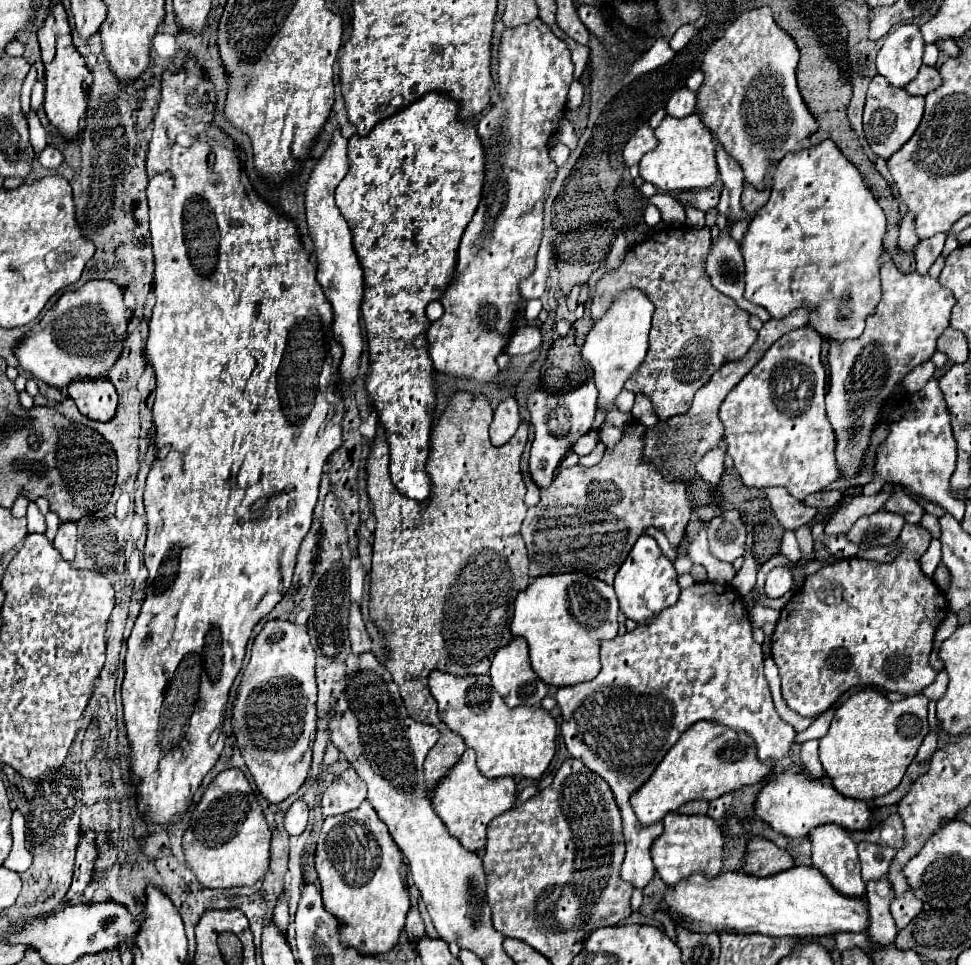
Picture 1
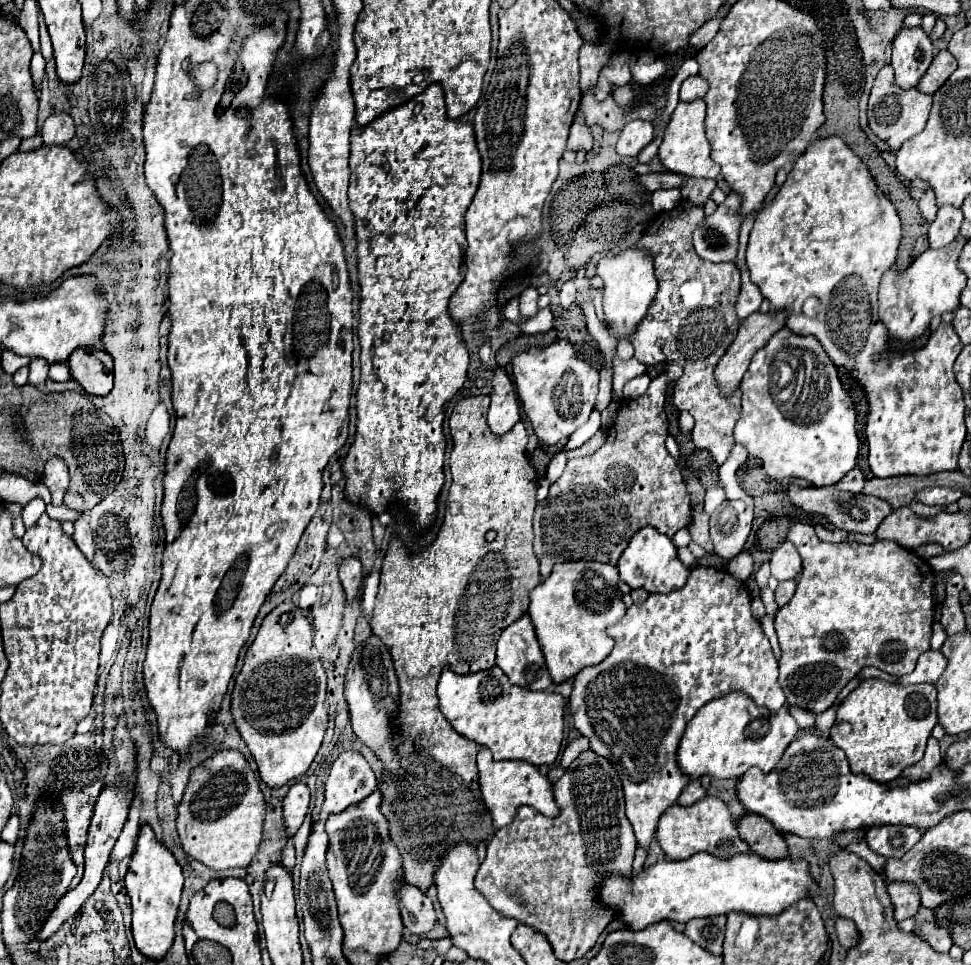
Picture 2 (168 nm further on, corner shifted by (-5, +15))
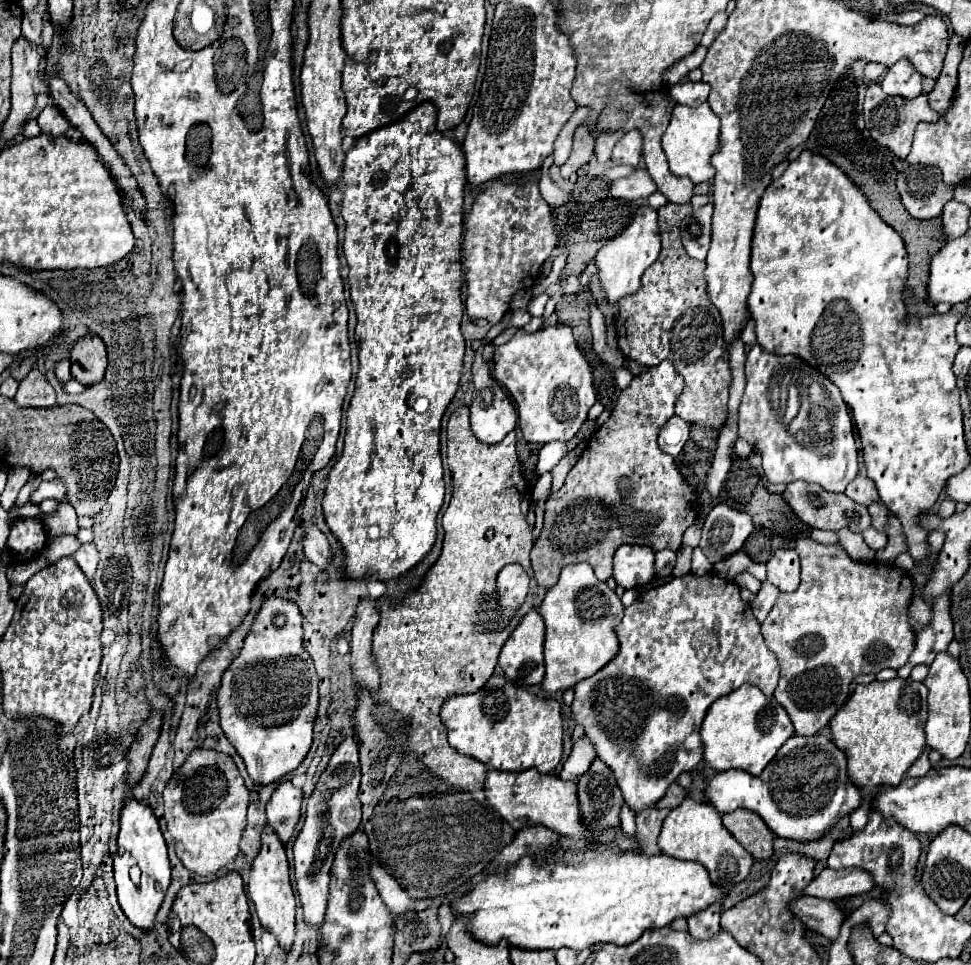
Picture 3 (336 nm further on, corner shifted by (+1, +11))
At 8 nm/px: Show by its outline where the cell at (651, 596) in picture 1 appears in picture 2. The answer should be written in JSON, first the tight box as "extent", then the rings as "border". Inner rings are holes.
{"extent":[617,526,689,594],"border":[[[651,526],[641,528],[631,538],[631,542],[627,544],[625,552],[619,558],[617,568],[619,568],[621,580],[627,582],[633,590],[643,588],[643,590],[647,590],[651,594],[653,592],[657,592],[657,594],[669,594],[669,592],[673,592],[677,588],[683,588],[687,584],[687,578],[689,578],[689,568],[685,568],[681,564],[681,560],[677,558],[677,548],[669,540],[669,536],[661,536]]]}

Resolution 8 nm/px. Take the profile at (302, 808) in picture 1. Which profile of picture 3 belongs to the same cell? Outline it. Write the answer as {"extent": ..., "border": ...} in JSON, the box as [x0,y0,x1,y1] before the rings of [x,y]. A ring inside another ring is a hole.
{"extent":[267,780,301,842],"border":[[[289,780],[281,782],[271,794],[271,800],[267,804],[267,822],[283,842],[293,836],[293,830],[299,822],[301,798],[301,788],[295,788]]]}

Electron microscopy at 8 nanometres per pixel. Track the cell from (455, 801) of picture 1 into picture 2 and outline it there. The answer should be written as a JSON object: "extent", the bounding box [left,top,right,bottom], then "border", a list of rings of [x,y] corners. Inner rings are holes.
{"extent":[477,748,559,830],"border":[[[479,748],[477,754],[477,768],[479,768],[479,788],[483,802],[487,804],[487,810],[491,812],[491,820],[495,820],[495,830],[507,826],[513,816],[517,806],[527,804],[539,810],[545,816],[557,816],[559,808],[553,800],[551,792],[551,782],[545,778],[545,774],[539,772],[537,766],[529,762],[495,762],[491,758],[491,752],[487,748]]]}

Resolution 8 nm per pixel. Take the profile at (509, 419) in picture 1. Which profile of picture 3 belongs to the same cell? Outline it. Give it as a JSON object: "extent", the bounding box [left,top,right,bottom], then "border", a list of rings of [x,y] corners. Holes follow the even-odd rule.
{"extent":[469,350,517,444],"border":[[[477,350],[475,362],[473,362],[473,402],[469,406],[471,410],[471,430],[477,436],[477,440],[485,442],[485,444],[497,444],[505,438],[505,434],[509,434],[515,426],[517,426],[517,412],[509,400],[509,396],[505,394],[505,390],[497,384],[497,380],[493,380],[489,366],[483,362],[481,352]]]}

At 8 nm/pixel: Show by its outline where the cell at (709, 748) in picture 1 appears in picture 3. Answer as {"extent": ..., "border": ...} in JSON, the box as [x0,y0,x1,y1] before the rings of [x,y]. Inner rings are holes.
{"extent":[701,684,795,776],"border":[[[743,684],[731,694],[719,698],[707,712],[701,726],[701,740],[705,746],[705,762],[713,770],[741,768],[753,776],[759,776],[763,768],[773,760],[777,750],[795,734],[793,724],[777,704],[773,696],[763,696],[763,692],[753,684]]]}

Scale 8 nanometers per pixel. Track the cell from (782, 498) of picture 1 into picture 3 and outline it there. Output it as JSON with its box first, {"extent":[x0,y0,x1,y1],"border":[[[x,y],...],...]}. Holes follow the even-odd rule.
{"extent":[783,480,871,532],"border":[[[795,480],[793,484],[787,486],[787,490],[783,492],[783,498],[793,508],[793,512],[805,524],[809,524],[811,528],[819,528],[819,530],[849,528],[853,532],[863,532],[867,526],[871,526],[871,516],[869,516],[869,512],[867,512],[865,506],[853,502],[845,494],[825,492],[819,484],[809,484],[809,482],[803,482],[803,480]]]}

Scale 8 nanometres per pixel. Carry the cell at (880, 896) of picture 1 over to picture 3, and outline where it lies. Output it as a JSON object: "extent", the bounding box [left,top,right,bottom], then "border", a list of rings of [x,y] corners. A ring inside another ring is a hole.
{"extent":[831,680,927,831],"border":[[[887,680],[857,684],[847,704],[831,720],[833,742],[847,756],[847,773],[860,788],[865,800],[850,815],[850,827],[861,831],[868,822],[872,798],[881,786],[897,786],[907,768],[919,758],[925,748],[923,724],[927,720],[927,688],[913,680]]]}

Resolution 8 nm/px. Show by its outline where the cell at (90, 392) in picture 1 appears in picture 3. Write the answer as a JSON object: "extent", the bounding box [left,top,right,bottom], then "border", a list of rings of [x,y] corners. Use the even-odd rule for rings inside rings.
{"extent":[71,336,107,384],"border":[[[83,336],[71,348],[71,372],[81,384],[97,384],[107,368],[107,350],[99,336]]]}

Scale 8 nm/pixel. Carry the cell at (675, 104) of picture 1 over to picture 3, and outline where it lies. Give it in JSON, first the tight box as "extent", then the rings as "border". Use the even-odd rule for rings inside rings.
{"extent":[669,82,709,106],"border":[[[679,82],[675,86],[671,86],[669,94],[677,104],[685,104],[685,106],[699,106],[707,100],[709,96],[709,84],[707,82]]]}

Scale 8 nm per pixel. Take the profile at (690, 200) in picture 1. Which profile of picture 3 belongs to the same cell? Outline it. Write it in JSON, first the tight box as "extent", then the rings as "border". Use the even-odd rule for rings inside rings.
{"extent":[609,170,657,202],"border":[[[635,170],[631,176],[619,178],[609,184],[609,196],[633,200],[633,202],[647,200],[655,190],[657,188],[655,188],[647,170]]]}

